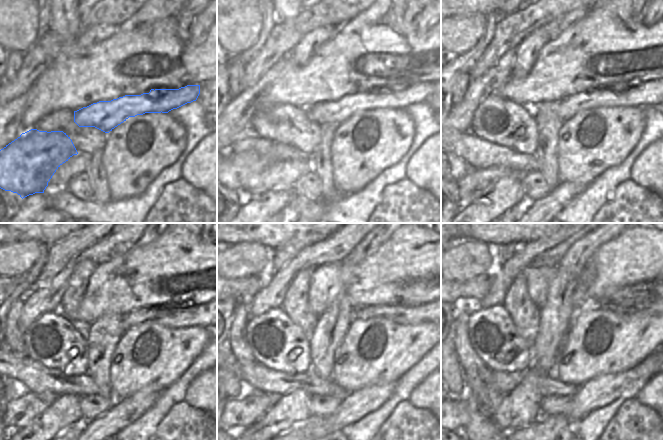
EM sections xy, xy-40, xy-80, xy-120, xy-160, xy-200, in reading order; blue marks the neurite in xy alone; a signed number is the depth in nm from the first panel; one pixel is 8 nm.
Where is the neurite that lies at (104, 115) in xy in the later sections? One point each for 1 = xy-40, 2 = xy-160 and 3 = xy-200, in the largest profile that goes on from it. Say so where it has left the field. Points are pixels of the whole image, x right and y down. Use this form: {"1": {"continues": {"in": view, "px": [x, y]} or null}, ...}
{"1": {"continues": {"in": "xy-40", "px": [336, 112]}}, "2": {"continues": {"in": "xy-160", "px": [401, 314]}}, "3": {"continues": {"in": "xy-200", "px": [643, 308]}}}

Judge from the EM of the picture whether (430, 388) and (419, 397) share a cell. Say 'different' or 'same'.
same

